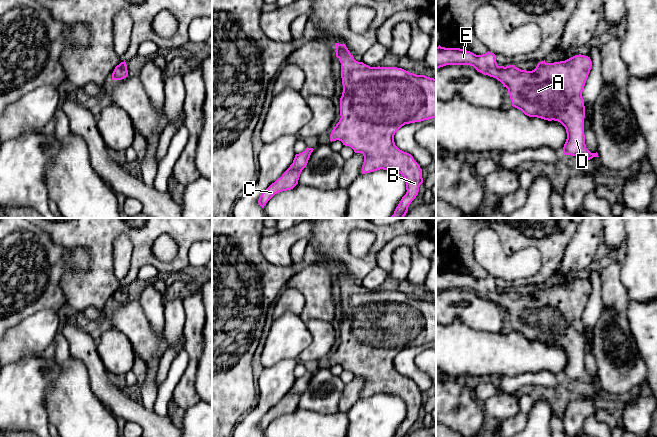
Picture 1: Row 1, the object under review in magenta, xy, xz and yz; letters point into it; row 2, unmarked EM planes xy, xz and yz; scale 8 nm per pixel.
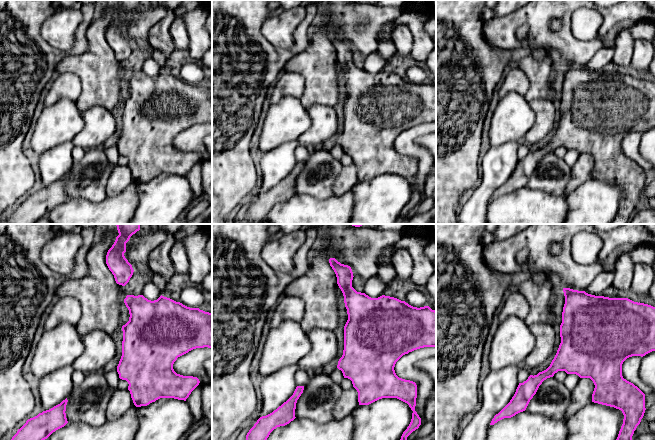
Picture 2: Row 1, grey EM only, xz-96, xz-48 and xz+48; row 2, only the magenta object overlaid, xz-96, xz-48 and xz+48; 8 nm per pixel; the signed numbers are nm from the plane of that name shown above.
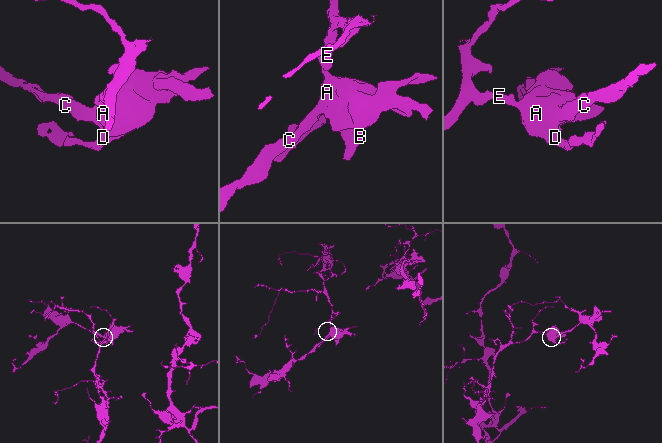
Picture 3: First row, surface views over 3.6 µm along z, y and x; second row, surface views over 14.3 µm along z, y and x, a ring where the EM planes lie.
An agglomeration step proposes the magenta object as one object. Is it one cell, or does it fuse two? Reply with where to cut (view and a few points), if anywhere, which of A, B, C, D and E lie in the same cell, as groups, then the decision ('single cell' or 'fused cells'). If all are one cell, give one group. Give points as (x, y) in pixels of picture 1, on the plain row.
no cut; A B C D E; single cell

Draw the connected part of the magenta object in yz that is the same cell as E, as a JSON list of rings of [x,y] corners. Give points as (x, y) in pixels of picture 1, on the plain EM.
[[[436,271],[436,293],[446,289],[470,289],[478,296],[496,302],[508,313],[512,330],[521,334],[529,341],[537,341],[548,345],[558,345],[566,353],[567,363],[563,371],[565,379],[592,383],[599,381],[598,377],[591,377],[585,368],[584,342],[585,330],[582,316],[592,291],[590,281],[575,279],[565,285],[546,287],[539,286],[532,295],[521,294],[515,289],[499,290],[496,279],[487,276],[476,279],[460,272]]]

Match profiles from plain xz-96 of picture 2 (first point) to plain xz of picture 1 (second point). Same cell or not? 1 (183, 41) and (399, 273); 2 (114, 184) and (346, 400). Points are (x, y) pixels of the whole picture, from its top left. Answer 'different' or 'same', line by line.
1: same
2: same

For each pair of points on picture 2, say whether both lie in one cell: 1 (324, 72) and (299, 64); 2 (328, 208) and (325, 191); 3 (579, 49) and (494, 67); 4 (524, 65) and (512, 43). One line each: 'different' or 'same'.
1: same
2: different
3: different
4: different

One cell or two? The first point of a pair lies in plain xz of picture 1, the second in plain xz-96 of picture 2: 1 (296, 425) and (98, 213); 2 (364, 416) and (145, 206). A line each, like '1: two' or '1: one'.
1: one
2: one

